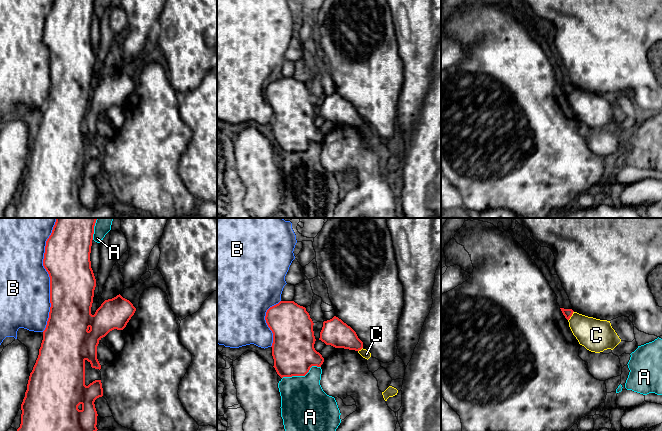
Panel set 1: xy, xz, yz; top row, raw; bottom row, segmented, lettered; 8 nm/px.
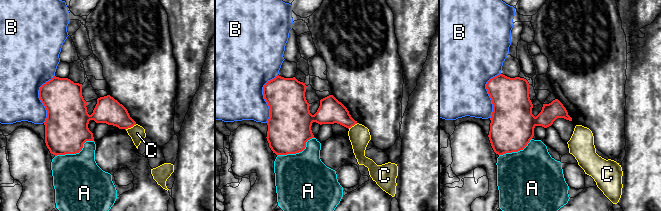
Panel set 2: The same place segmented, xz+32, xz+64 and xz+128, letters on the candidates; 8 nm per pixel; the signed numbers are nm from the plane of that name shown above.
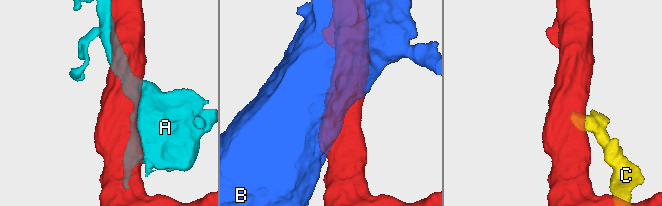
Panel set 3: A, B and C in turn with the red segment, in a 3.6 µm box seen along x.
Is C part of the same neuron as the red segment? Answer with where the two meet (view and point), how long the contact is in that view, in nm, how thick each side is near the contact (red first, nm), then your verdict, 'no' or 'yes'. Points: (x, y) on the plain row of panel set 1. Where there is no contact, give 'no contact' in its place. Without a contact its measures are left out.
meets red in yz at (571, 91); contact 90 nm long; 70 nm thick on the red side, 260 nm on the other; no

